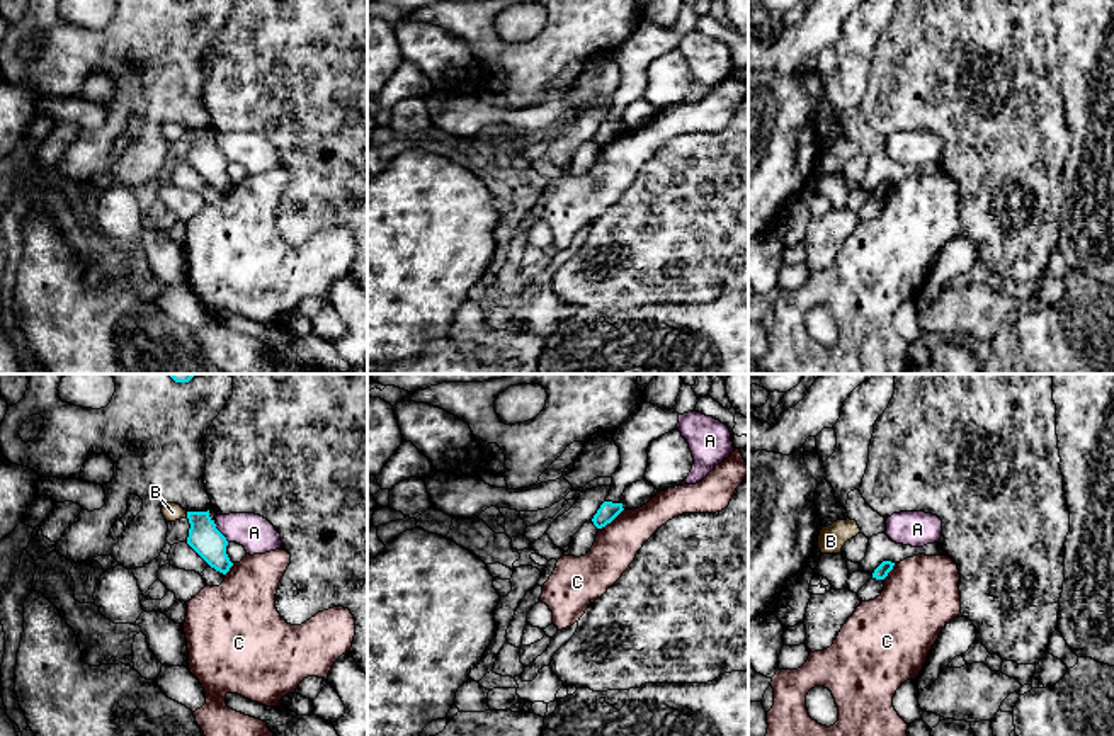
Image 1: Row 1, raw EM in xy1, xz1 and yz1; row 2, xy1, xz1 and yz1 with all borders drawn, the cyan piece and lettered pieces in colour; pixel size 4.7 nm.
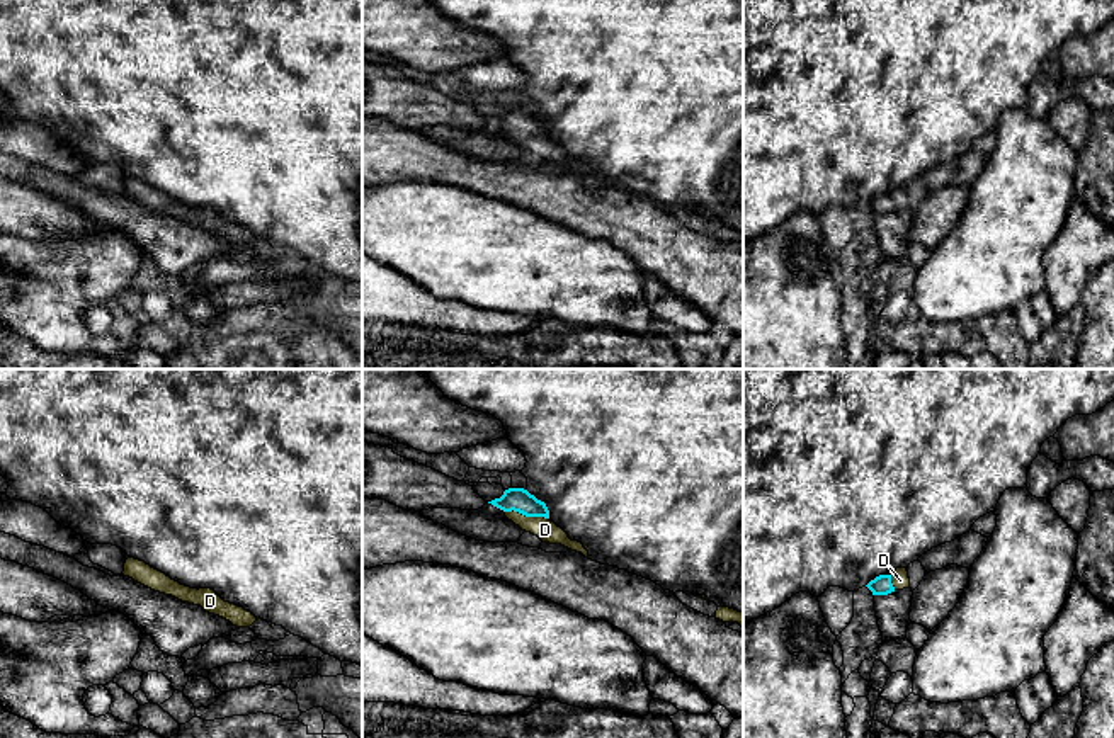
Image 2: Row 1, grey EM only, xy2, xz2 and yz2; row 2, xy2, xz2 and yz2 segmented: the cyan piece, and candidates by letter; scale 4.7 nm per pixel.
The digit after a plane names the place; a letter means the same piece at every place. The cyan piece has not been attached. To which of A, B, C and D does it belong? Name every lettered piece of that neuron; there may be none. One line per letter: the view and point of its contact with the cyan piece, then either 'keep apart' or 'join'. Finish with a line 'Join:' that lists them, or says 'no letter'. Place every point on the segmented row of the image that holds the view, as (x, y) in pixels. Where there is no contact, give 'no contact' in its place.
A: xy1 (218, 531) | keep apart
B: xy1 (187, 515) | keep apart
C: xz1 (611, 520) | keep apart
D: xz2 (528, 516) | join
Join: D

